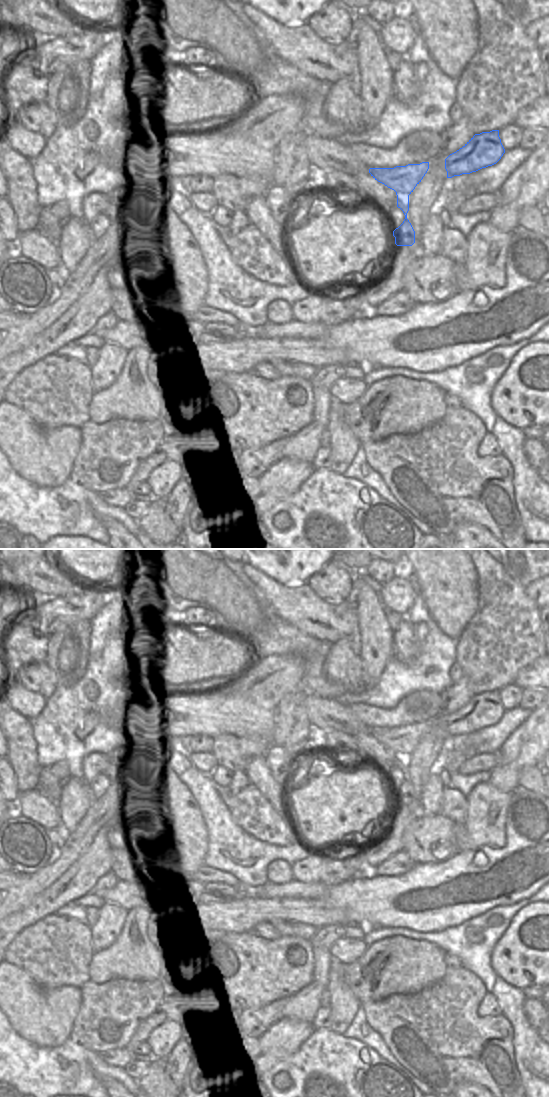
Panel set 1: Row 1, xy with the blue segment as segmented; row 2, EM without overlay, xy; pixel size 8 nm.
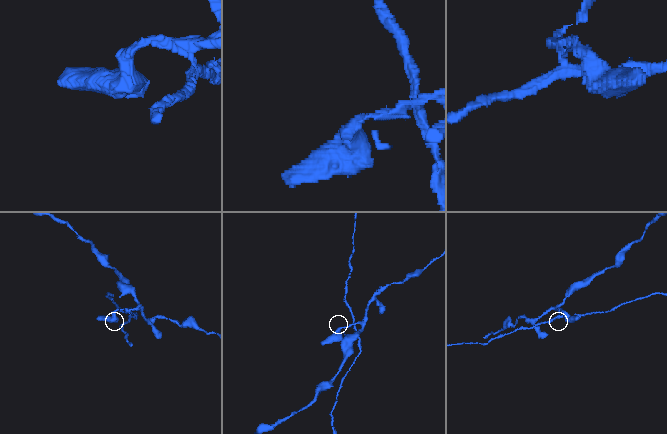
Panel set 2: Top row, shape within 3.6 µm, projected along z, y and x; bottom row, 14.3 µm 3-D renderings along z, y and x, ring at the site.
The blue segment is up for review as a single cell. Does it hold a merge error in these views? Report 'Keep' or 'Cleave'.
Cleave

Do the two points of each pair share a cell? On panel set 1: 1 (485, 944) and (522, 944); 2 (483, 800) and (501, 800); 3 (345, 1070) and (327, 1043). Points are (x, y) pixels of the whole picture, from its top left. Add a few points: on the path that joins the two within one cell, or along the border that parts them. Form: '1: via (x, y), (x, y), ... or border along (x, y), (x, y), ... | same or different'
1: border along (509, 925), (491, 953), (491, 967) | different
2: via (487, 800), (497, 800) | same
3: via (338, 1063), (327, 1050) | same

